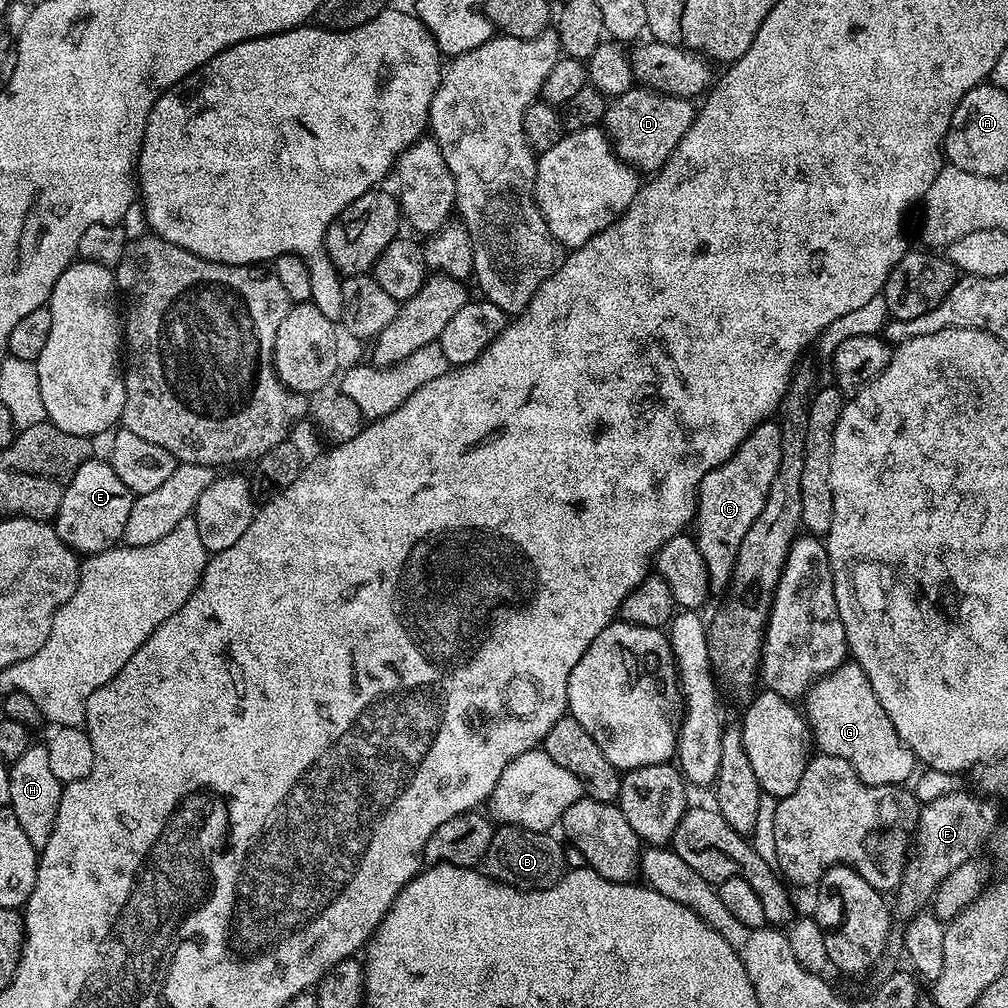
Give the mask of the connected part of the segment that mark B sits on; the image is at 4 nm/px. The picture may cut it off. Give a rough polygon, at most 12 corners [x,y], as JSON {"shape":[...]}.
{"shape":[[506,824],[493,831],[482,871],[537,892],[566,871],[564,844]]}

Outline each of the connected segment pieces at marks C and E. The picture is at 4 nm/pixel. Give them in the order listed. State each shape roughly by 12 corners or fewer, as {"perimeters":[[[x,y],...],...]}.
{"perimeters":[[[759,424],[696,492],[694,539],[723,593],[780,465]],[[111,463],[78,466],[54,517],[78,554],[123,541],[134,494]]]}

